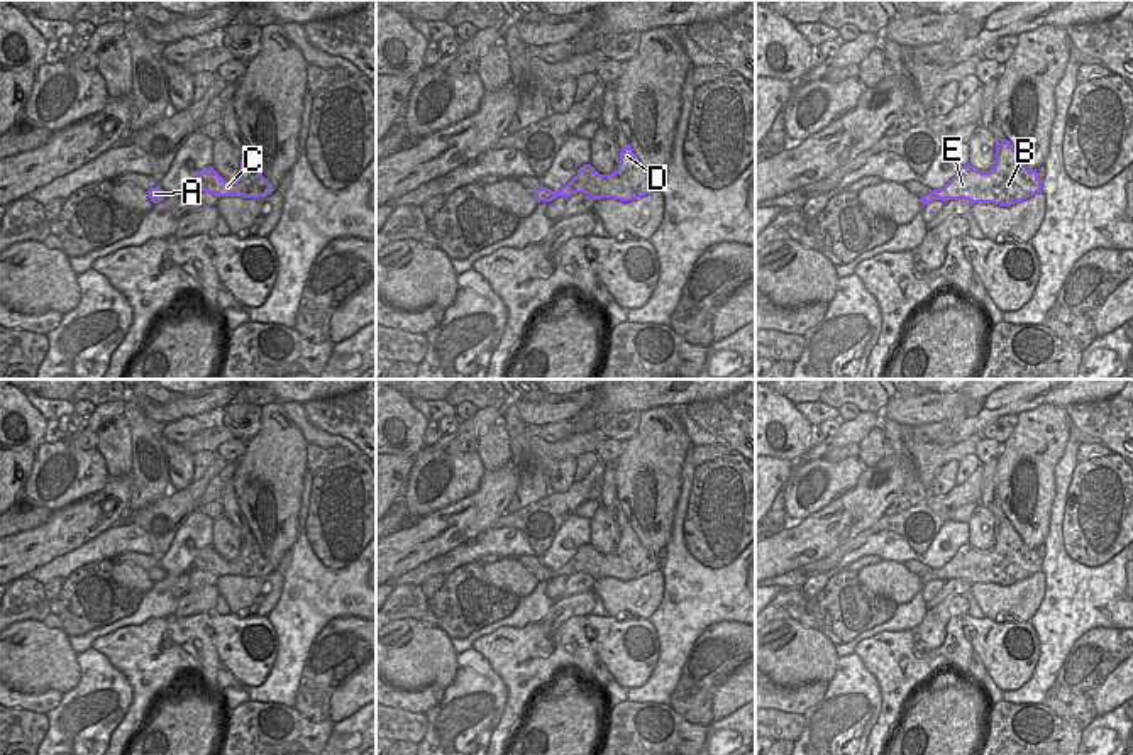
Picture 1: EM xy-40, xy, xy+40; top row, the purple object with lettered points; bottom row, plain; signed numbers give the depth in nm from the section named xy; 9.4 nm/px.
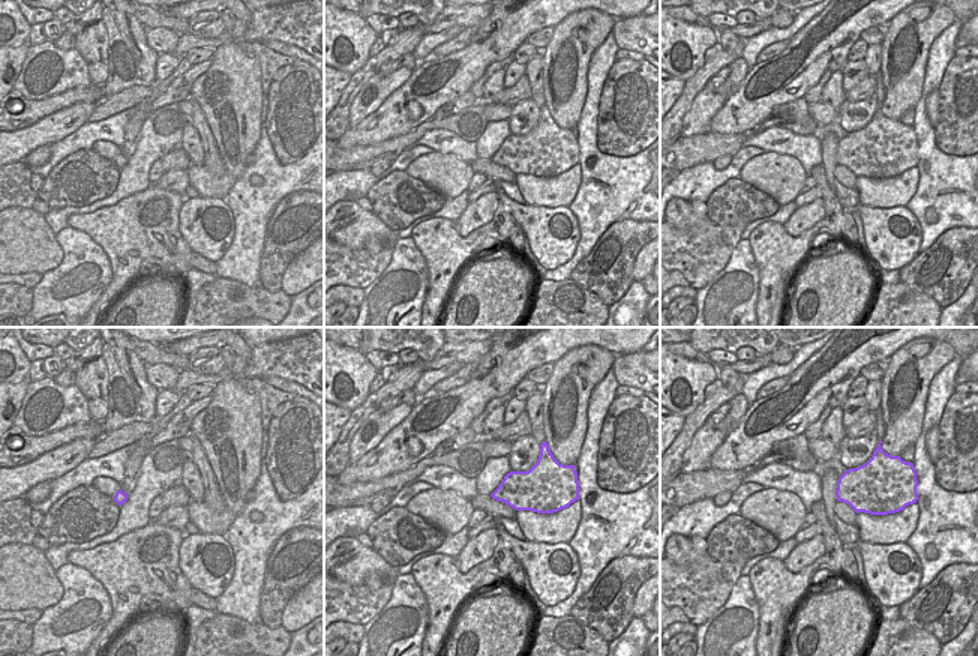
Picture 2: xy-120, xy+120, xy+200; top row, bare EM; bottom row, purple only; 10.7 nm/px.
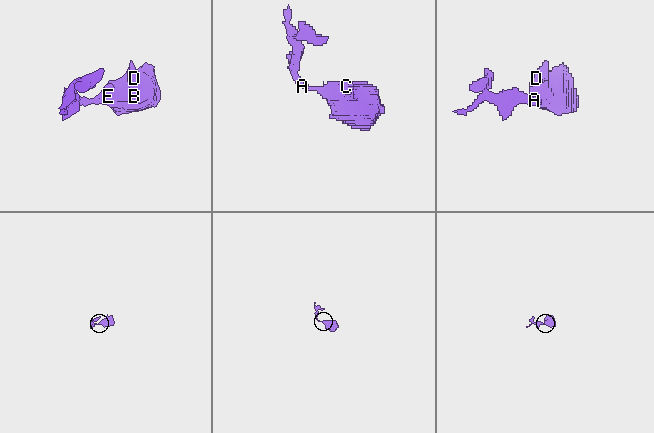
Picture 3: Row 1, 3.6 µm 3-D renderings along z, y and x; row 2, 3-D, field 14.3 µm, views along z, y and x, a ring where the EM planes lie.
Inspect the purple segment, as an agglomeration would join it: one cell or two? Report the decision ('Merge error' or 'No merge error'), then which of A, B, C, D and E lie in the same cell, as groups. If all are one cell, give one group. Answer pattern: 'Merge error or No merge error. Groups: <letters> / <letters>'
No merge error. Groups: A B C D E

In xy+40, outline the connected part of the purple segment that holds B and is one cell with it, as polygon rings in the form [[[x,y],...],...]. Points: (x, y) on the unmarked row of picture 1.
[[[996,521],[996,543],[991,550],[974,548],[970,543],[960,545],[957,554],[940,569],[933,569],[920,577],[923,584],[942,579],[969,579],[974,582],[994,582],[1011,586],[1036,572],[1042,572],[1043,559],[1036,548],[1028,548],[1011,521]]]

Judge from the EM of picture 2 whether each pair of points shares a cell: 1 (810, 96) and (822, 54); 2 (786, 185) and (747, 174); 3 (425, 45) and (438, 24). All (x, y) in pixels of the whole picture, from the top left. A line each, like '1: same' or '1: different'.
1: different
2: same
3: different

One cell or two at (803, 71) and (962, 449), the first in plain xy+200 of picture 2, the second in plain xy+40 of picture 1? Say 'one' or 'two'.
two

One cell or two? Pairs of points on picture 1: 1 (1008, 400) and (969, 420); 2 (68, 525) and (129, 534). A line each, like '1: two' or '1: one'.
1: one
2: two

